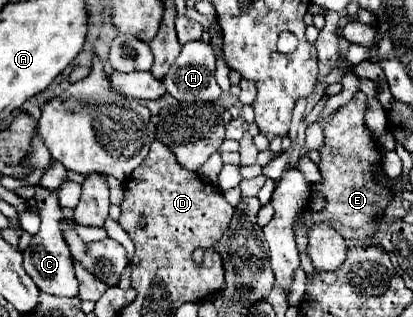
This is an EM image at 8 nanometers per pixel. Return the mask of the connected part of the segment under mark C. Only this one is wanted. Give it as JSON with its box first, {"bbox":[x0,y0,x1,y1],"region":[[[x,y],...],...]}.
{"bbox":[22,187,78,297],"region":[[[36,187],[34,199],[37,202],[40,217],[42,217],[42,225],[40,225],[40,231],[32,237],[30,247],[22,253],[24,255],[24,269],[34,279],[38,289],[48,291],[52,295],[66,295],[66,297],[76,295],[78,283],[76,283],[76,277],[74,277],[70,249],[68,249],[68,245],[66,245],[66,241],[62,237],[62,231],[58,227],[58,221],[62,217],[58,197],[54,192],[42,189],[42,187]]]}

